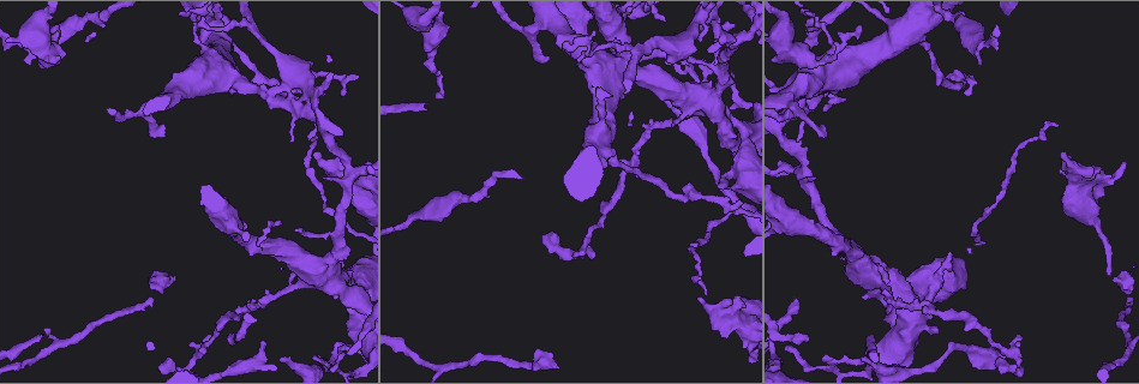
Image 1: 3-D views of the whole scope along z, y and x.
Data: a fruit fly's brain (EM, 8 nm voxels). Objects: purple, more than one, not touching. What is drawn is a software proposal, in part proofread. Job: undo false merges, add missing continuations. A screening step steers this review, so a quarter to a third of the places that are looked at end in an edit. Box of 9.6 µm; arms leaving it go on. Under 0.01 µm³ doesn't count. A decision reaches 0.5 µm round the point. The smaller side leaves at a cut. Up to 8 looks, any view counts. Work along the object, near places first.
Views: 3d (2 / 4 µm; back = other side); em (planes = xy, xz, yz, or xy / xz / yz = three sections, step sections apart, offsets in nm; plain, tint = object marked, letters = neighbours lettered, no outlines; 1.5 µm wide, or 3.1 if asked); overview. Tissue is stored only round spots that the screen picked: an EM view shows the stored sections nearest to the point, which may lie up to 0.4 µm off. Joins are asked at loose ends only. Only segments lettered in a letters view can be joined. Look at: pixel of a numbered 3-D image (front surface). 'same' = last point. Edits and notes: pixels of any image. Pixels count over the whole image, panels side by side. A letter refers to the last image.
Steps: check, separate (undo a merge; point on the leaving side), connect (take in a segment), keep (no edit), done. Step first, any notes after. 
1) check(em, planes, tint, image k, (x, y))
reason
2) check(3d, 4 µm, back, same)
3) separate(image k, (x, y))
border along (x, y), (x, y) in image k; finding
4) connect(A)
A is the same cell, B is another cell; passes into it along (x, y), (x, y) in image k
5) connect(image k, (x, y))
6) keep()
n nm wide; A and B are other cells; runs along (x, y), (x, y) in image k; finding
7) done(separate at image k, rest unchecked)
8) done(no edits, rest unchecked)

check(em, planes, letters, image 1, (424, 108))

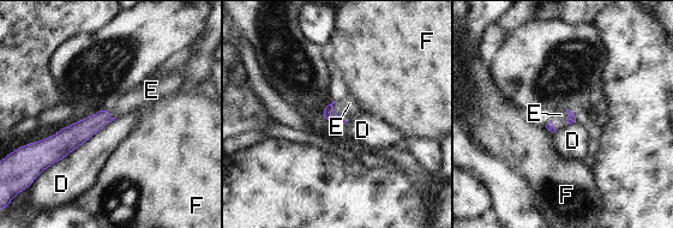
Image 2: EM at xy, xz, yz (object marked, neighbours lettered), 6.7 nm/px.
connect(E)
E is the same cell, D and F are other cells; passes into it along (329, 114), (335, 113), (348, 107) in image 2; it goes on there

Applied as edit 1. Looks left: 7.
check(overview)
see it whole again

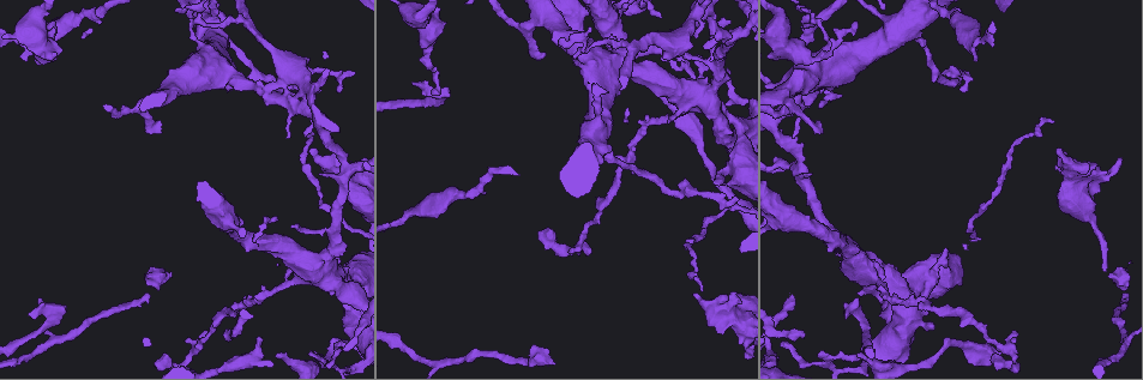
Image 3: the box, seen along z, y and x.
check(em, yz, step 4, plain, image 3, (339, 87))
free end

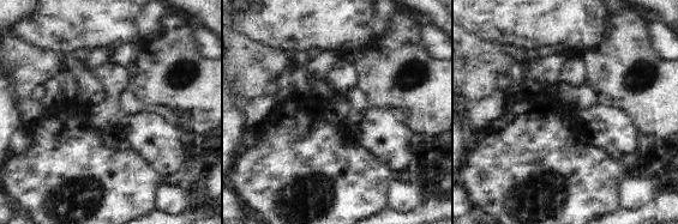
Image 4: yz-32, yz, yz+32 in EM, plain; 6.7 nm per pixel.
check(em, yz, step 4, letters, same)

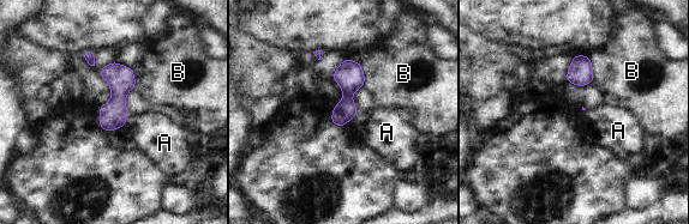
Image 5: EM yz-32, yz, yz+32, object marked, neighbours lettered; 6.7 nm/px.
keep()
A and B are other cells; border along (129, 114), (124, 126) in image 5; none of them fits

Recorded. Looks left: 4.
check(em, planes, letters, image 3, (168, 90))
arms part here

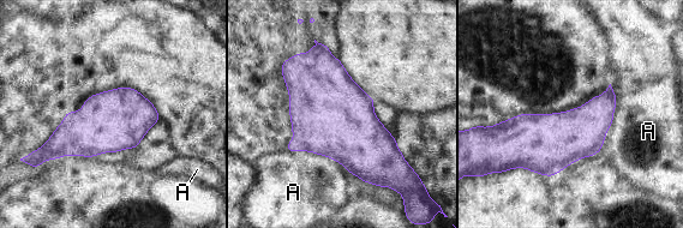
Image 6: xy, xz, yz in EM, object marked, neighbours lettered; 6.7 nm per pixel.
separate(image 6, (35, 158))
A is another cell; border along (41, 146), (41, 154), (45, 160) in image 6; a second cell is stuck on

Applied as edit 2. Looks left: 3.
check(em, planes, letters, image 3, (604, 157))

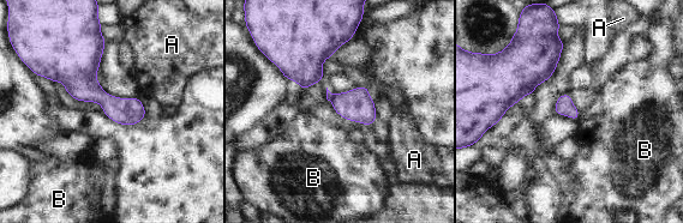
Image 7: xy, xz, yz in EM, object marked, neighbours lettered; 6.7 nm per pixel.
keep()
120 nm wide; B touches over 70 nm; A and B are other cells; continuous, no second cell

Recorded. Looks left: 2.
done(connect at image 2, separate at image 6, rest unchecked)

